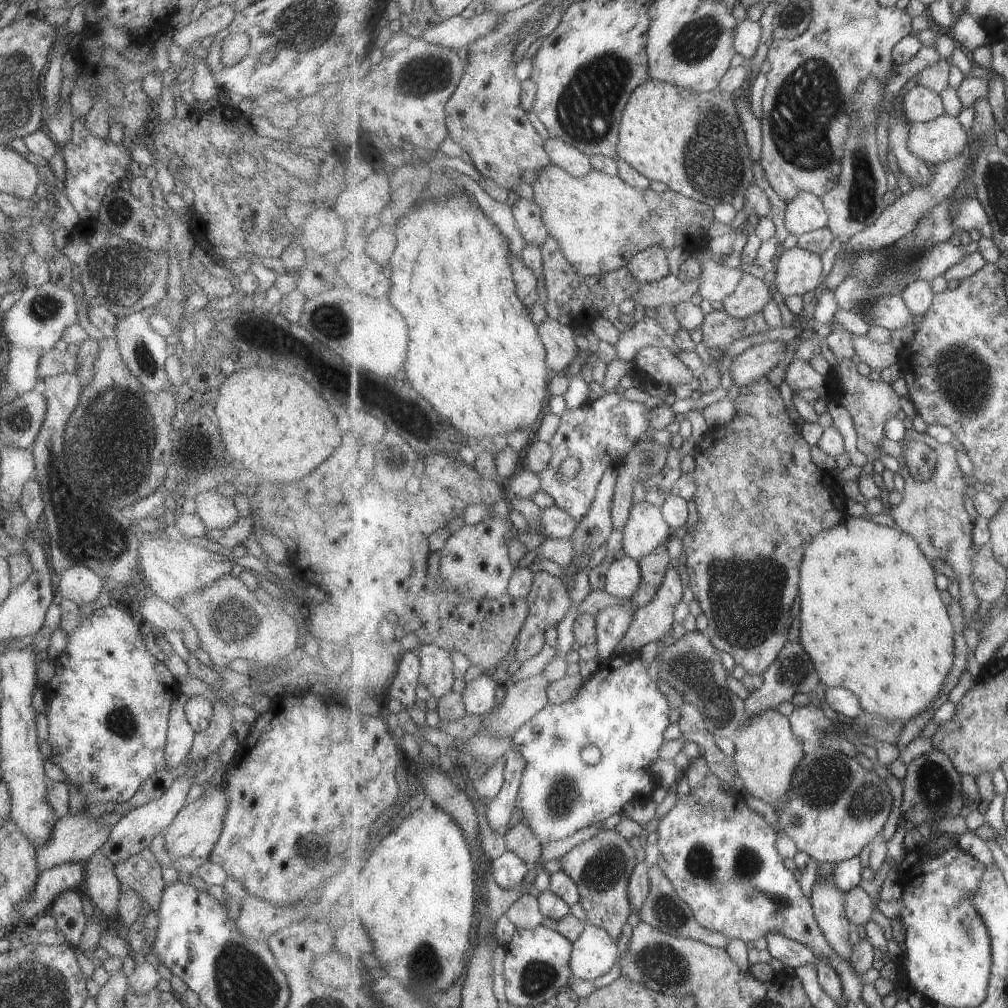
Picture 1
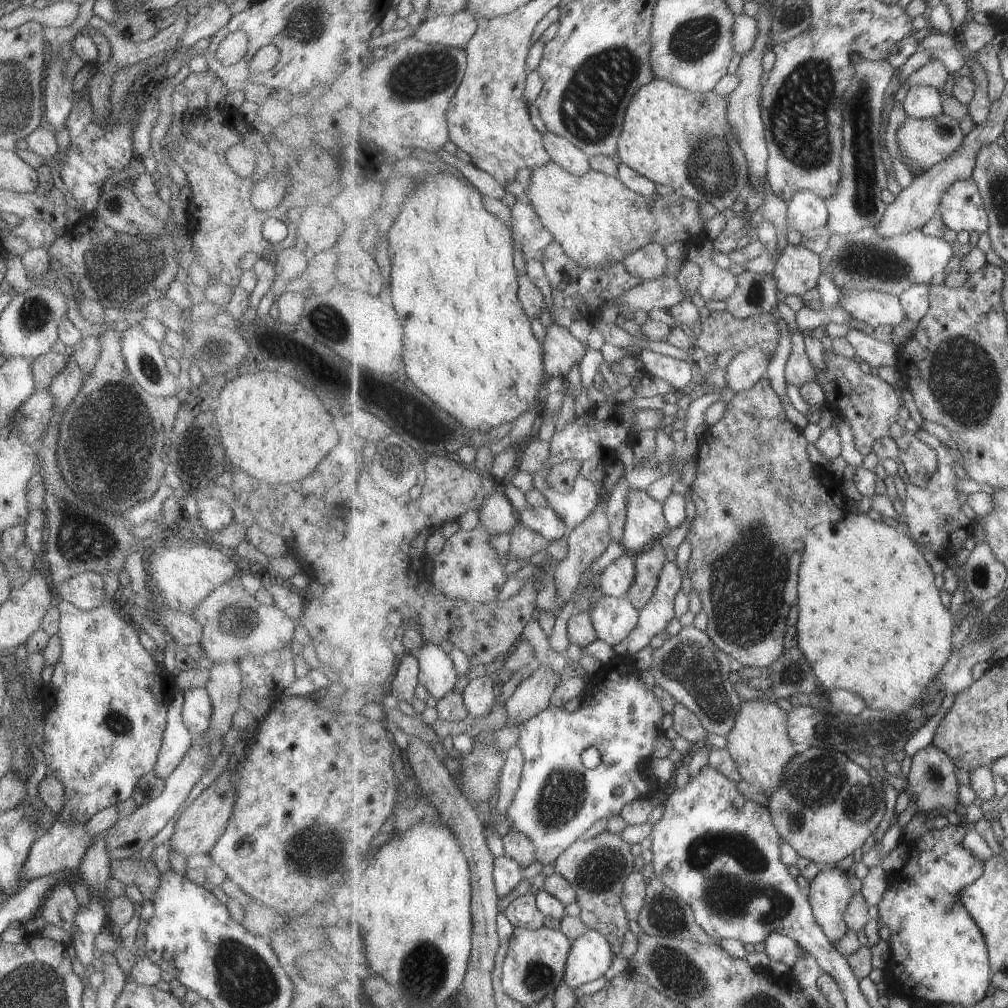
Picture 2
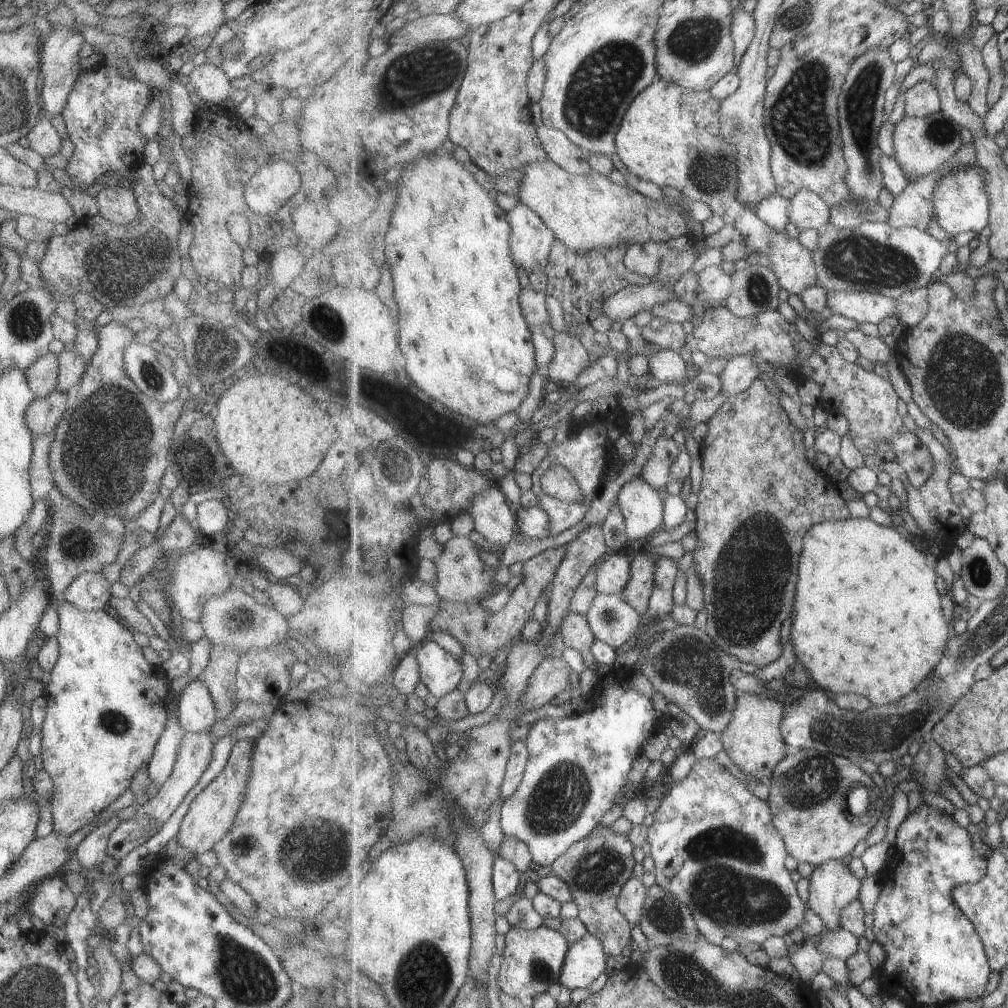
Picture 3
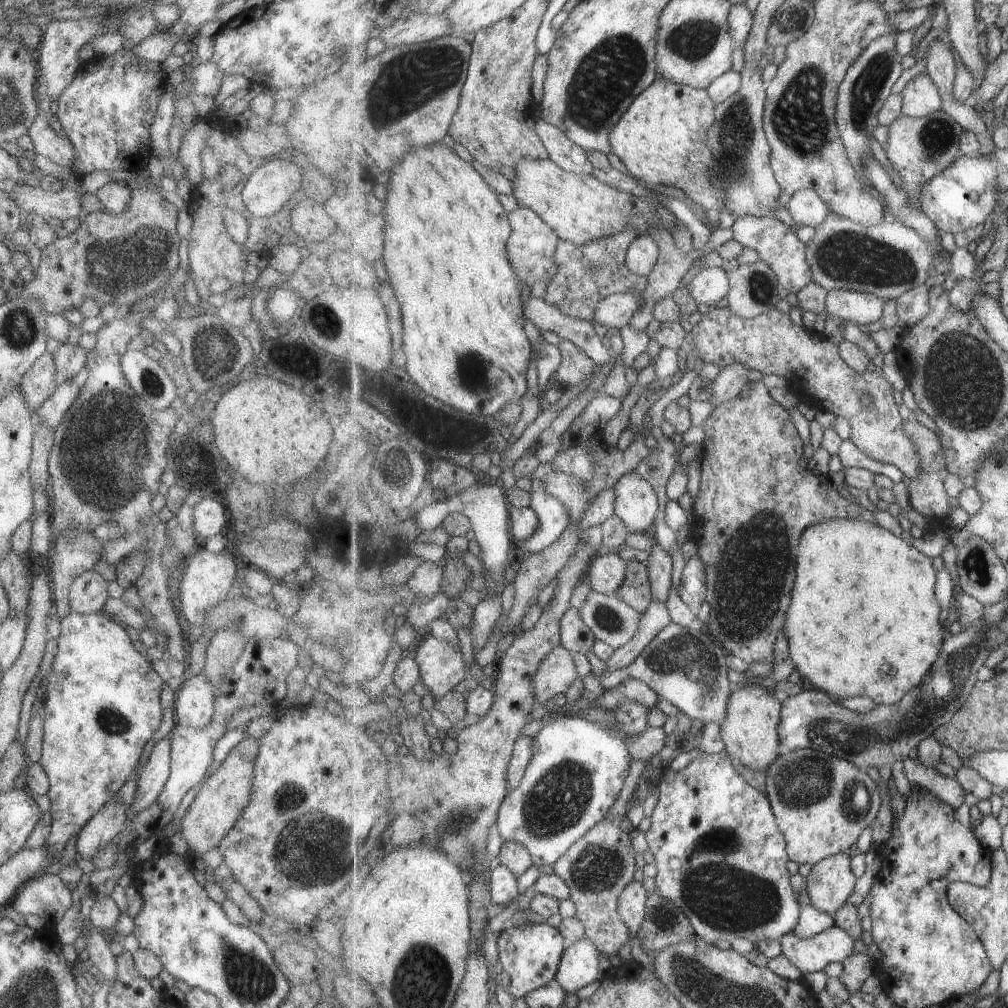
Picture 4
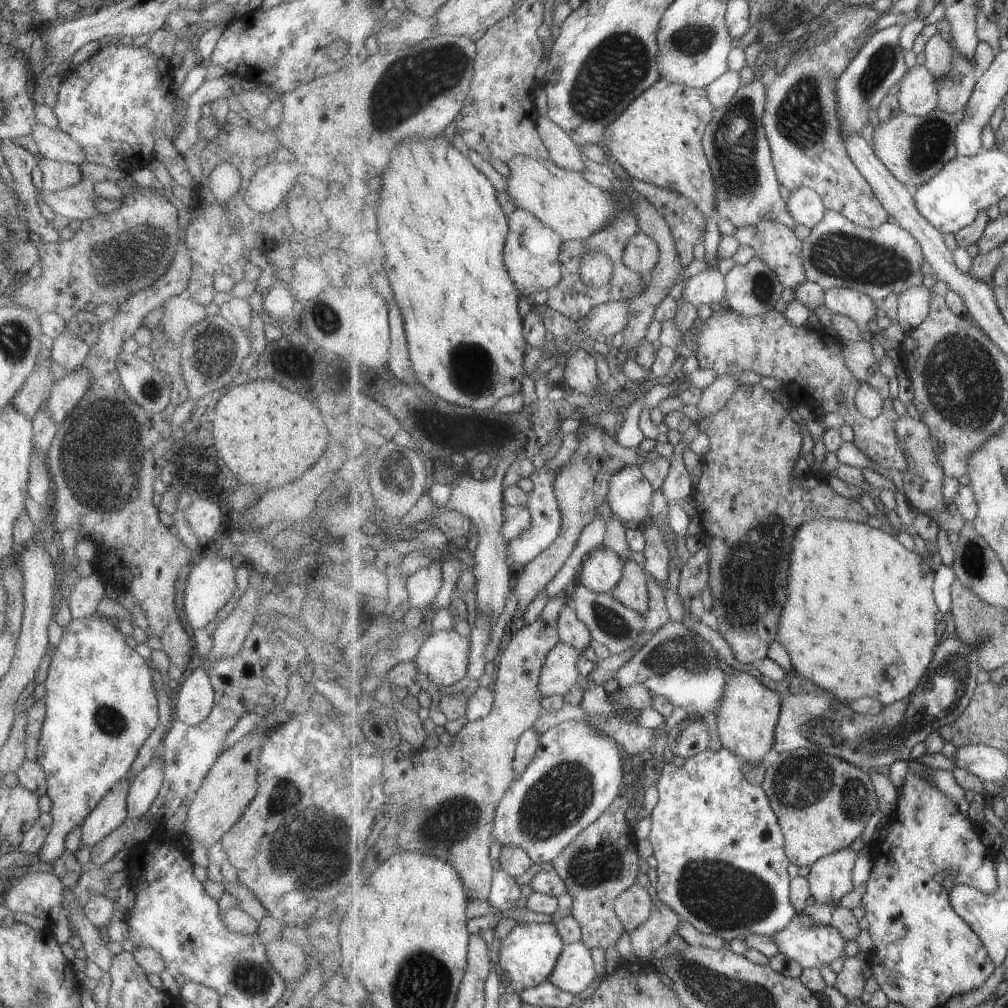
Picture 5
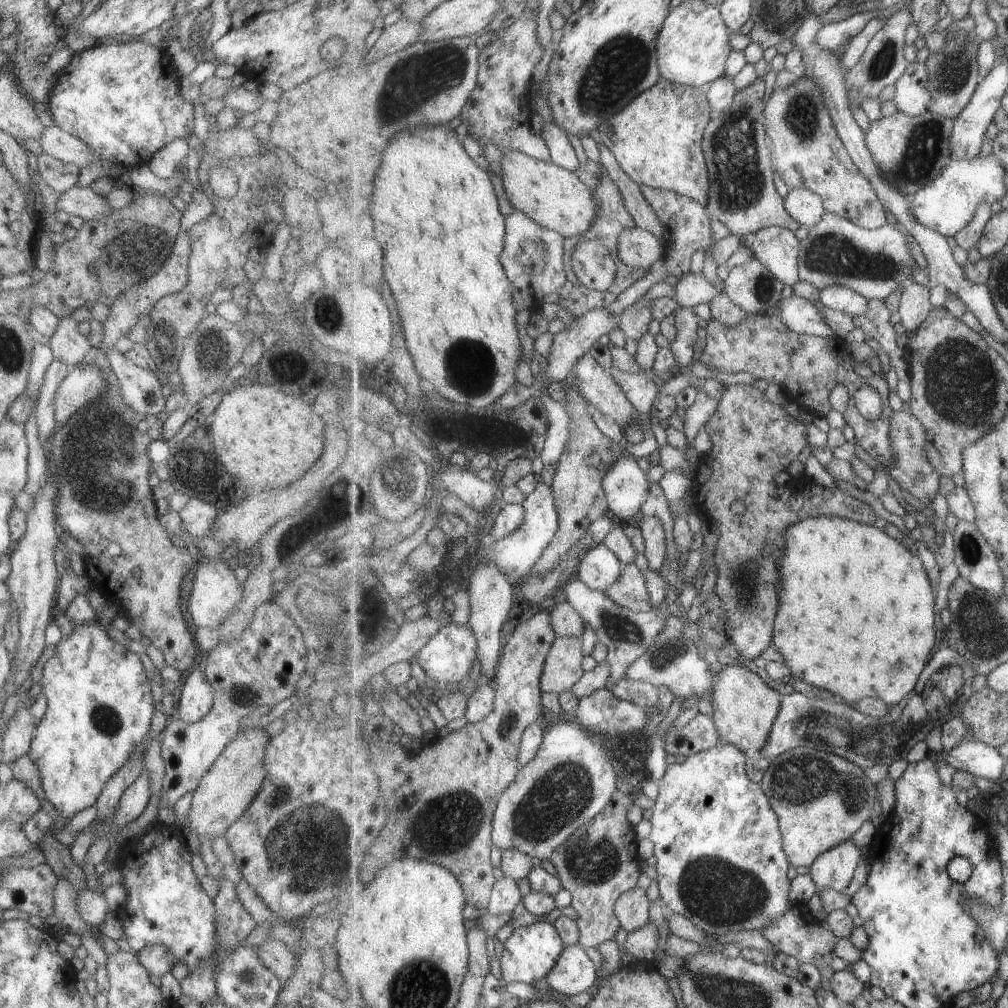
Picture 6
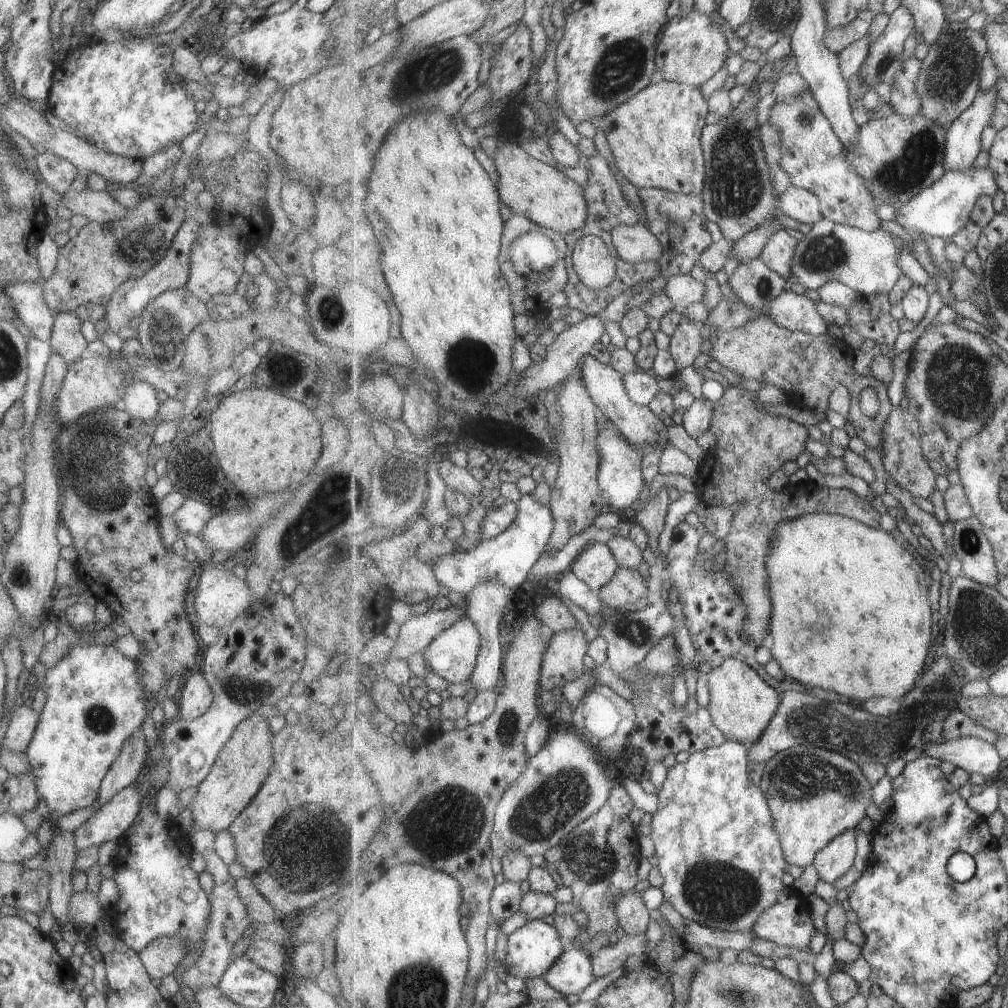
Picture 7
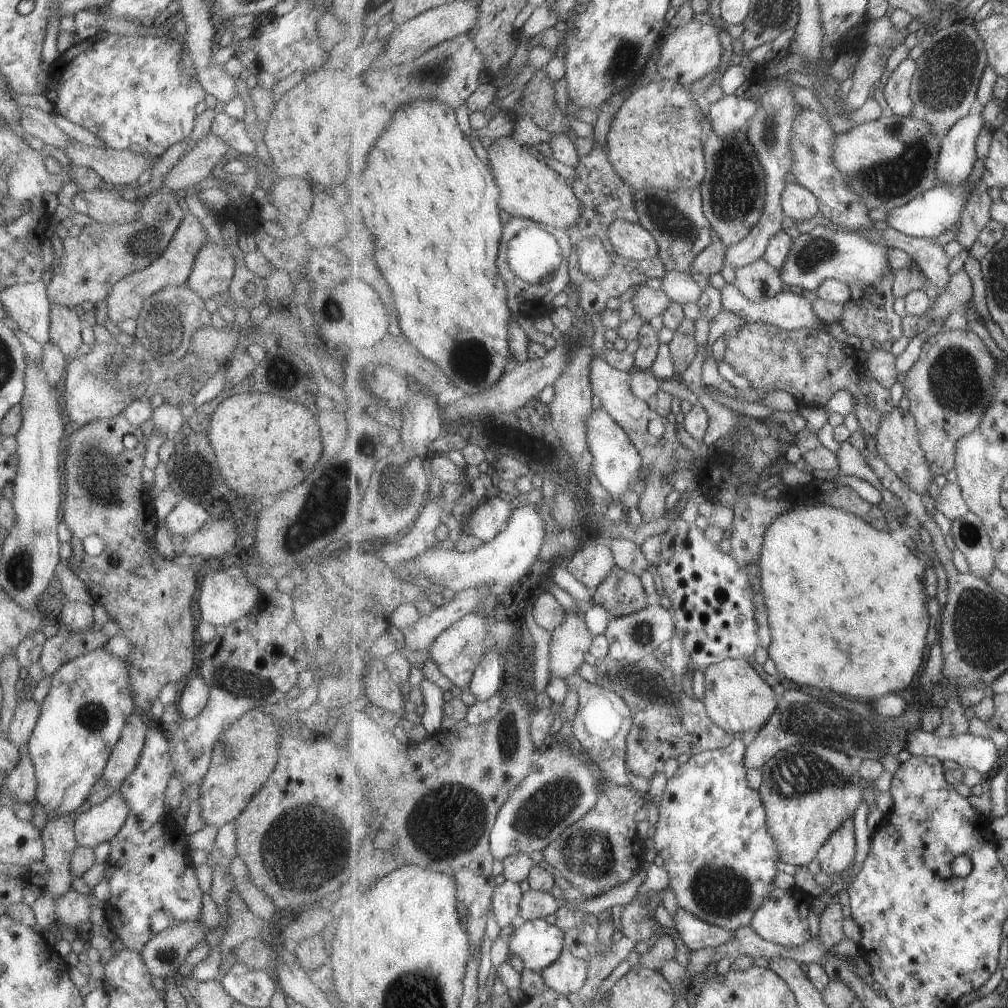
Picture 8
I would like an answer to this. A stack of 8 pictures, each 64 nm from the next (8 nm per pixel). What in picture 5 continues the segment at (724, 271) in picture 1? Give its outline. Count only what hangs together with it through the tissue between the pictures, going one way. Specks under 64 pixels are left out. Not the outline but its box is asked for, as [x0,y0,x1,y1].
[682,268,726,306]

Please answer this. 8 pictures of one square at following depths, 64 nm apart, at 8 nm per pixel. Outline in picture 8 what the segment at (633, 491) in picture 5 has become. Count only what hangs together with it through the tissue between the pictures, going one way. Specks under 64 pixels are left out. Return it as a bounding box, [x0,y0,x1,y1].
[585,405,643,502]

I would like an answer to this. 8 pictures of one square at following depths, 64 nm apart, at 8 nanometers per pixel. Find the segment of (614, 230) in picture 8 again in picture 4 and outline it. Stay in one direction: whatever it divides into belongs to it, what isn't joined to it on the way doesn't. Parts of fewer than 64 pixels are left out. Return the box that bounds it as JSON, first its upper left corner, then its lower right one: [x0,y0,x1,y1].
[626,234,660,277]

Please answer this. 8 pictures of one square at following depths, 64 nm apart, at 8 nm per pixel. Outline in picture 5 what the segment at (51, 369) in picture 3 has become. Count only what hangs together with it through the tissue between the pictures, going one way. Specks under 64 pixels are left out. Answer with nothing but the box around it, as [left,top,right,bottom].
[12,360,54,420]

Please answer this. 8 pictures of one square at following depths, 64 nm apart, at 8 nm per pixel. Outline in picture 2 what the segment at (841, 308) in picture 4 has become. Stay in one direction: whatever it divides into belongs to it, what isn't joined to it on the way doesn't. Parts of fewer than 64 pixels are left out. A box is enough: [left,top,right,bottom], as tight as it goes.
[839,291,906,327]

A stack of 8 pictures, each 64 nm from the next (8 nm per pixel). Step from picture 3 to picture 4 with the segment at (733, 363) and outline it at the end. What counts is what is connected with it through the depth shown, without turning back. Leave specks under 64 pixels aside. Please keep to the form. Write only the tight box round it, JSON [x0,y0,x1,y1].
[708,364,753,408]

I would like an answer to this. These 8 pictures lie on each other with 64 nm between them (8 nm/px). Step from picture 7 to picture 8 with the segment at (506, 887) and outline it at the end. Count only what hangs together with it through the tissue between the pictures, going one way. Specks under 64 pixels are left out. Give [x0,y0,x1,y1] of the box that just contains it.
[492,880,524,928]

